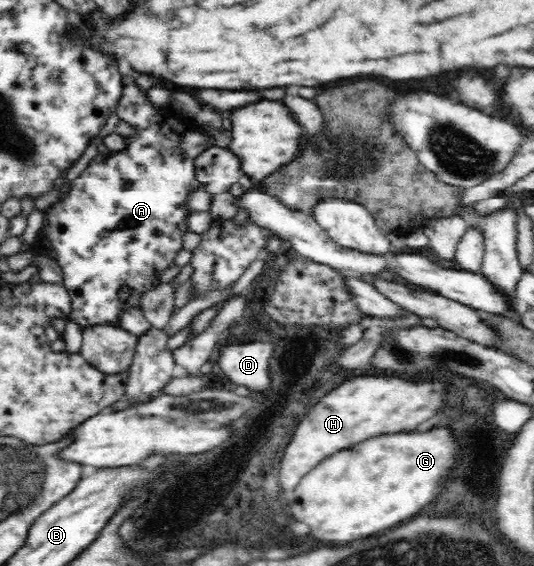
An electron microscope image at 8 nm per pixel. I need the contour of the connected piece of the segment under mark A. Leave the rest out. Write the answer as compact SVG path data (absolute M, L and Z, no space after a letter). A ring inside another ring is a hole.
M129 72L129 74L123 74L123 90L122 98L118 100L118 106L115 109L115 113L121 119L127 122L133 131L131 136L125 137L125 144L123 150L110 151L104 155L98 153L88 164L87 168L74 180L70 180L68 183L68 191L59 196L58 201L50 204L43 213L42 228L40 229L37 237L42 234L49 244L50 251L53 252L54 259L57 261L59 268L63 270L63 277L60 284L63 285L69 293L72 310L70 312L70 321L74 322L82 331L91 328L91 326L114 326L119 328L121 324L121 314L125 314L131 310L131 308L141 309L141 302L143 298L155 290L159 286L159 275L161 272L165 272L167 269L171 269L175 262L175 258L179 256L179 252L183 250L183 236L189 232L189 225L187 225L187 218L192 213L189 207L189 196L193 192L197 192L199 188L202 188L201 181L197 179L195 174L195 158L199 158L203 152L213 148L215 145L215 139L211 135L211 130L207 130L206 126L187 126L185 122L193 124L193 121L188 121L183 118L183 125L187 127L188 133L161 134L161 124L165 124L165 116L169 116L169 112L161 112L153 102L149 102L149 96L147 92L139 90L137 88L137 82L135 82L135 72ZM121 286L129 286L131 290L131 297L127 302L123 303L117 297L117 290Z

